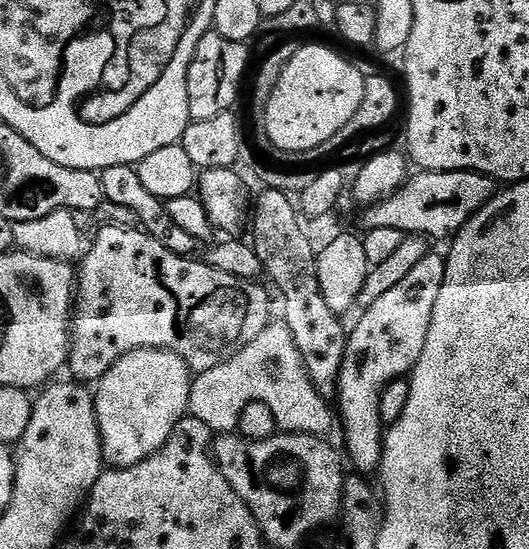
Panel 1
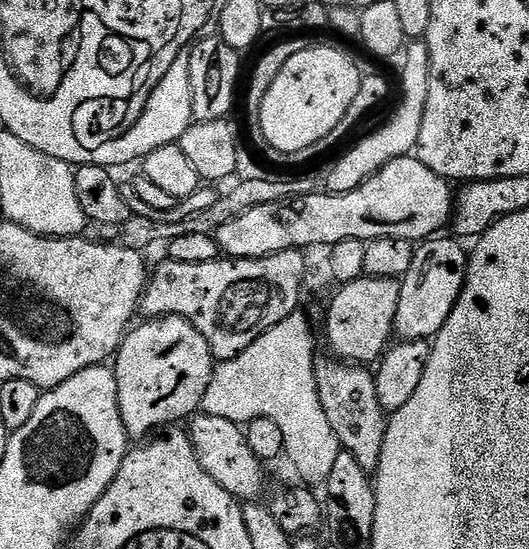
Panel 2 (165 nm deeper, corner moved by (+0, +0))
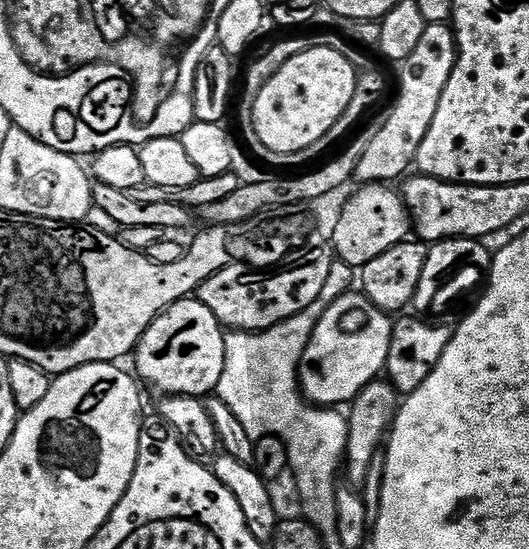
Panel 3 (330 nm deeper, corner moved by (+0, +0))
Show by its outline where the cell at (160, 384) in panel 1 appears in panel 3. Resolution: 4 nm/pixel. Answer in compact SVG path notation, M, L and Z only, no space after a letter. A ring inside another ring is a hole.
M198 298L174 302L142 334L134 353L135 375L164 396L207 397L215 393L222 366L226 366L225 335L218 318L214 318L214 310Z

